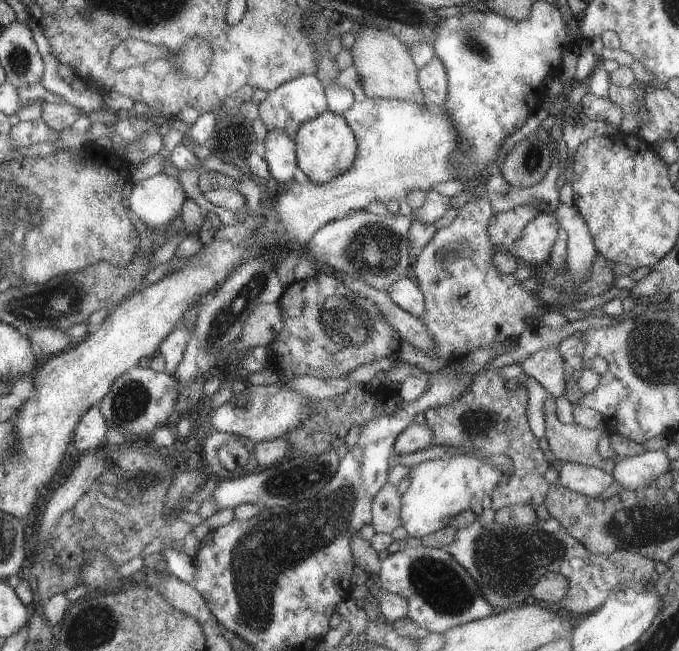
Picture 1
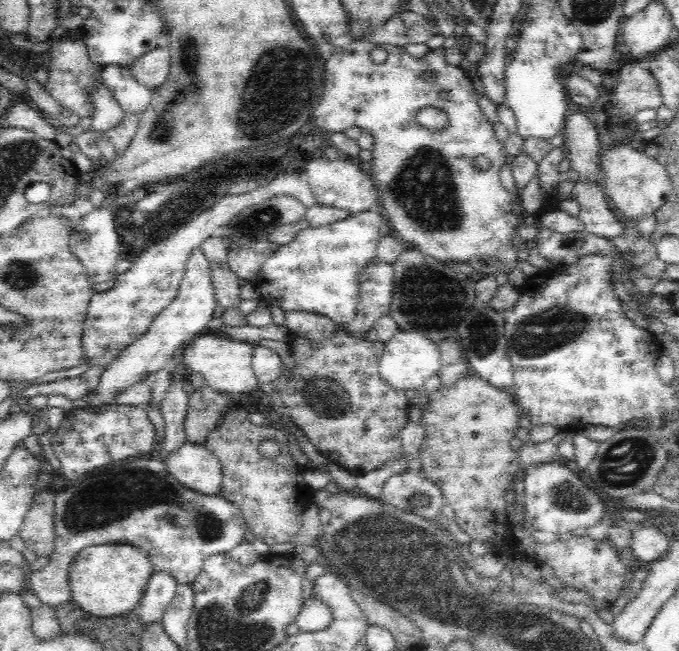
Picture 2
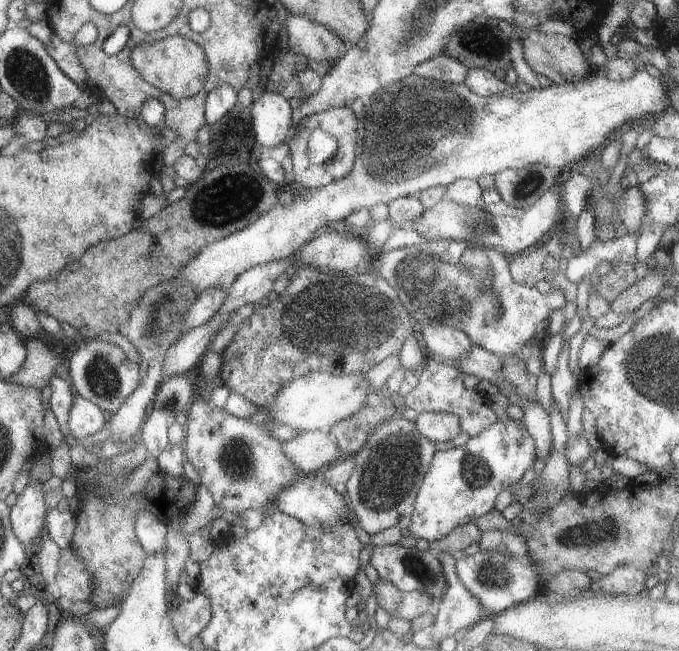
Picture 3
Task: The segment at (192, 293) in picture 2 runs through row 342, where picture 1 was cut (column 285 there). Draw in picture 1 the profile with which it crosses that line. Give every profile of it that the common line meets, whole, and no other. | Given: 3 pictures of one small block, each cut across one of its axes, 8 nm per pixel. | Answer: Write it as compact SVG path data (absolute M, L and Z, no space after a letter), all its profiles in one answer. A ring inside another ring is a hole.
M275 129L266 132L262 145L270 178L275 180L278 190L281 190L293 180L296 168L293 139L281 129Z

